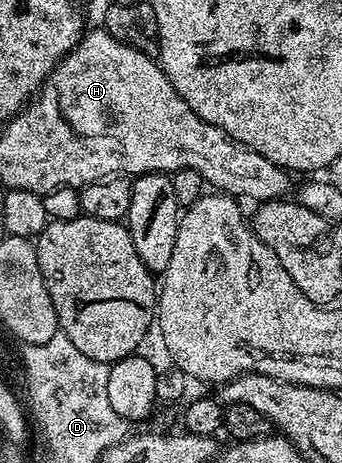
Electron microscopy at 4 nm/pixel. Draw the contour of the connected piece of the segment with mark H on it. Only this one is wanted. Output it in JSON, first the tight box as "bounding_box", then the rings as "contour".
{"bounding_box":[48,27,291,203],"contour":[[[97,27],[83,32],[73,51],[63,57],[48,78],[48,89],[54,92],[54,105],[60,116],[66,120],[66,125],[78,137],[84,140],[102,142],[98,150],[74,149],[70,153],[70,161],[74,165],[86,165],[95,161],[98,165],[106,165],[105,172],[110,175],[141,175],[143,173],[173,174],[176,169],[191,169],[200,171],[206,180],[207,186],[221,191],[226,195],[233,195],[242,199],[242,196],[251,197],[254,203],[277,201],[285,198],[290,189],[291,174],[281,169],[276,163],[264,159],[247,145],[234,141],[224,131],[215,125],[207,125],[180,99],[172,83],[164,75],[162,66],[151,54],[141,53],[120,43],[107,33],[105,28]]]}

